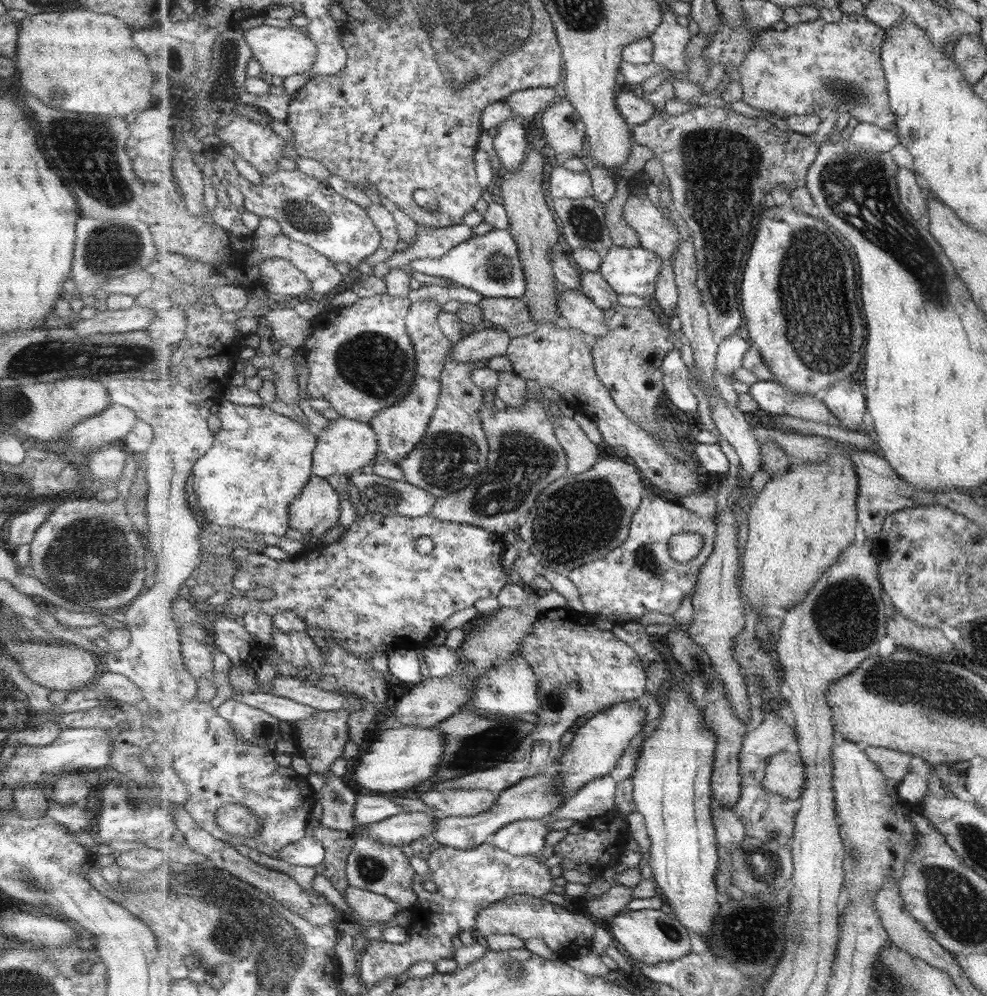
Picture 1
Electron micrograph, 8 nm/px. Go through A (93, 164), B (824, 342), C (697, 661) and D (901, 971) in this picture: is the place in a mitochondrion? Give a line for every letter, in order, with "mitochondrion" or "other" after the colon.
A: mitochondrion
B: mitochondrion
C: mitochondrion
D: mitochondrion

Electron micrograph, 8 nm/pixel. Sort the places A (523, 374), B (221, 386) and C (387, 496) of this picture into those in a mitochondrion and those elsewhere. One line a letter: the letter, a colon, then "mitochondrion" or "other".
A: other
B: other
C: mitochondrion

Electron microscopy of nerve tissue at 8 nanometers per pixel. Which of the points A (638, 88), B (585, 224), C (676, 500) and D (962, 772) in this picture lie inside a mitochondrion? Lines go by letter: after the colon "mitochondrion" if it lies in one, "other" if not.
A: other
B: mitochondrion
C: other
D: other

